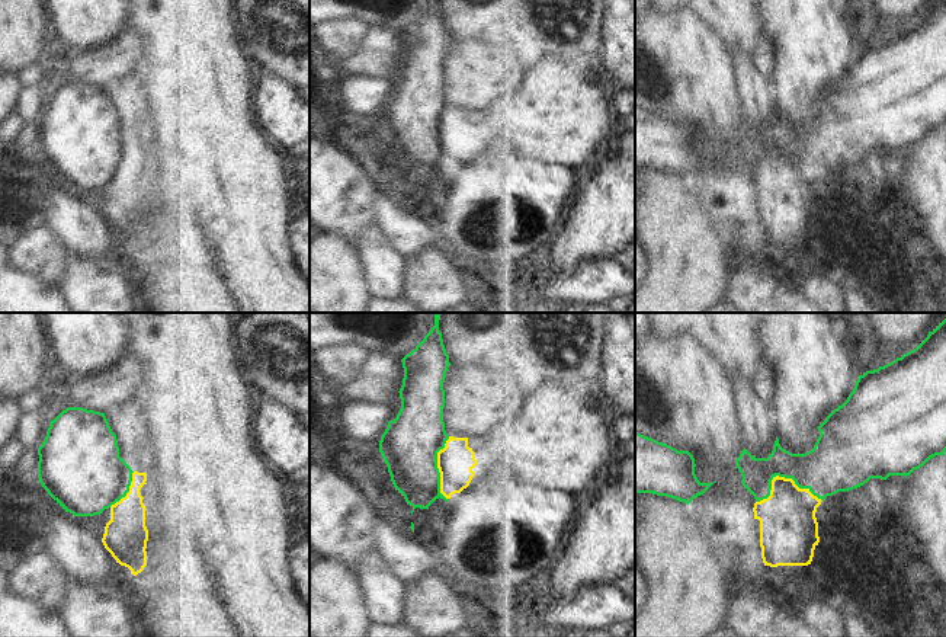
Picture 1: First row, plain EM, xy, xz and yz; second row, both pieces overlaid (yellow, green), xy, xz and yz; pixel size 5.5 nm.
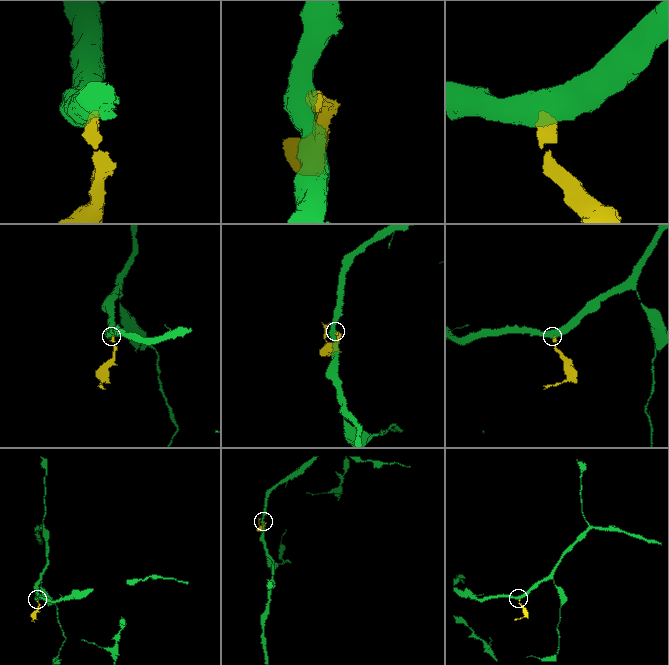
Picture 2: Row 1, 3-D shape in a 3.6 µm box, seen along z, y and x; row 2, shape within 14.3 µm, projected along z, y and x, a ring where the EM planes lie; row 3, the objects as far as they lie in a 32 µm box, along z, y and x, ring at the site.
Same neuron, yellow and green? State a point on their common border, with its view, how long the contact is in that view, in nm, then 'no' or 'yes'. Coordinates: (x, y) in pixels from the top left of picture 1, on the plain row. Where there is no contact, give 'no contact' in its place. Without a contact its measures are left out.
contact yz (782, 151); length 360 nm; no

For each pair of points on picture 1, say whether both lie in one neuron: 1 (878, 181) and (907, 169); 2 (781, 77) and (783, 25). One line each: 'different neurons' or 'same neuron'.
1: different neurons
2: same neuron

